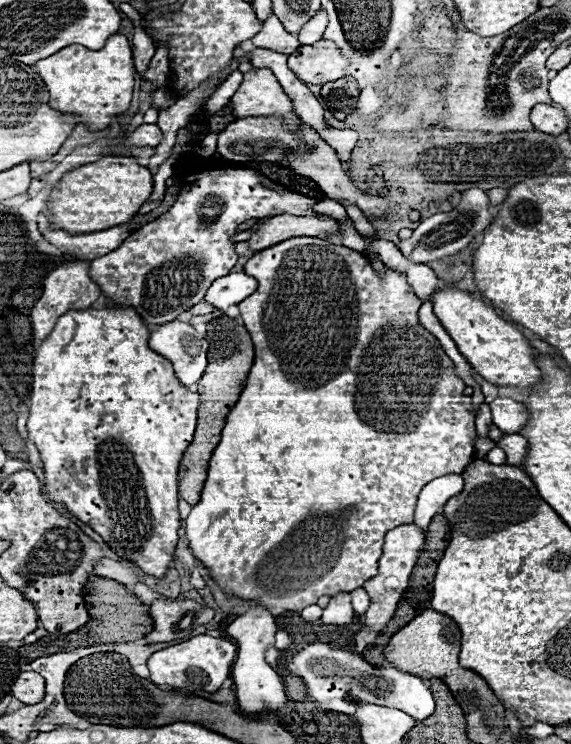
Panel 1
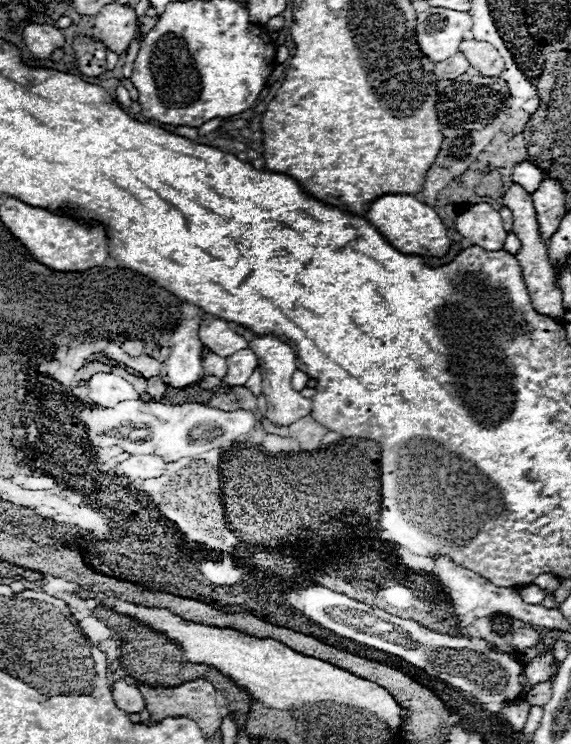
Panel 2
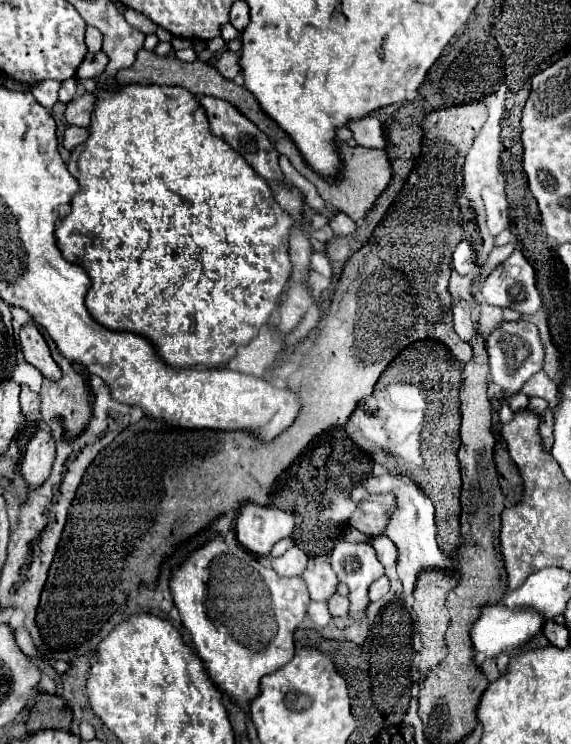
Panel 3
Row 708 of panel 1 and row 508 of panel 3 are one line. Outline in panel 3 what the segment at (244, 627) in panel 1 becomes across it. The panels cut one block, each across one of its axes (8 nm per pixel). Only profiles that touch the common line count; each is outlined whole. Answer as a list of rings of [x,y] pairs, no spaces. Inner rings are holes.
[[[246,504],[236,520],[238,542],[256,556],[268,556],[272,546],[294,532],[294,516],[274,508]]]

